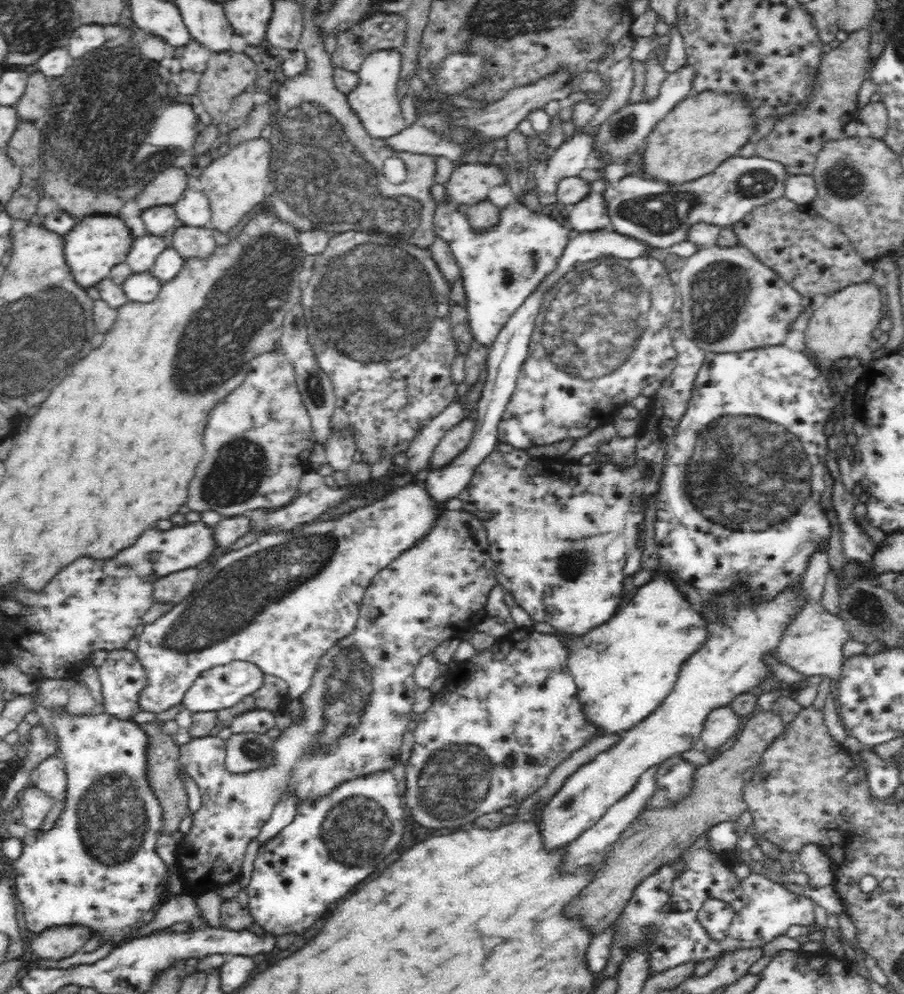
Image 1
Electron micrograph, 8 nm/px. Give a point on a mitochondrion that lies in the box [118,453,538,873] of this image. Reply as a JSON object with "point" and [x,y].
{"point":[225,607]}

